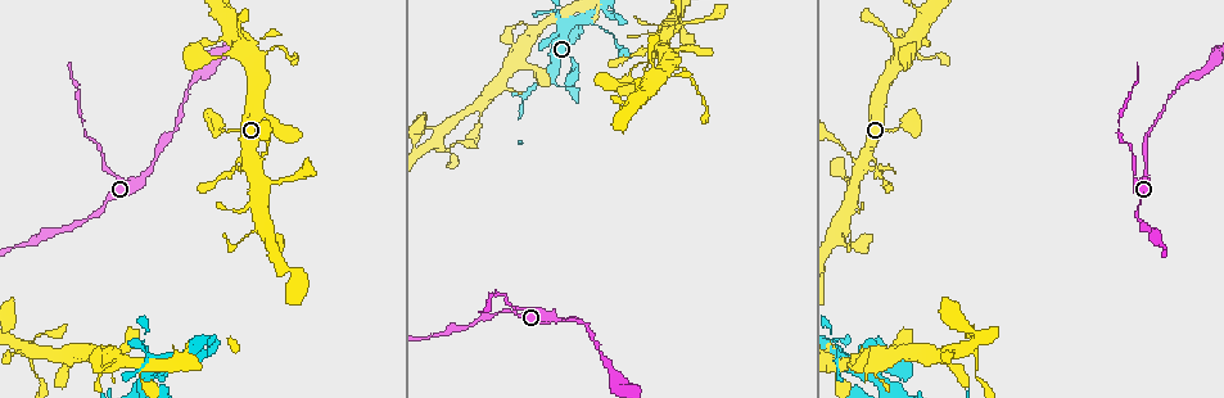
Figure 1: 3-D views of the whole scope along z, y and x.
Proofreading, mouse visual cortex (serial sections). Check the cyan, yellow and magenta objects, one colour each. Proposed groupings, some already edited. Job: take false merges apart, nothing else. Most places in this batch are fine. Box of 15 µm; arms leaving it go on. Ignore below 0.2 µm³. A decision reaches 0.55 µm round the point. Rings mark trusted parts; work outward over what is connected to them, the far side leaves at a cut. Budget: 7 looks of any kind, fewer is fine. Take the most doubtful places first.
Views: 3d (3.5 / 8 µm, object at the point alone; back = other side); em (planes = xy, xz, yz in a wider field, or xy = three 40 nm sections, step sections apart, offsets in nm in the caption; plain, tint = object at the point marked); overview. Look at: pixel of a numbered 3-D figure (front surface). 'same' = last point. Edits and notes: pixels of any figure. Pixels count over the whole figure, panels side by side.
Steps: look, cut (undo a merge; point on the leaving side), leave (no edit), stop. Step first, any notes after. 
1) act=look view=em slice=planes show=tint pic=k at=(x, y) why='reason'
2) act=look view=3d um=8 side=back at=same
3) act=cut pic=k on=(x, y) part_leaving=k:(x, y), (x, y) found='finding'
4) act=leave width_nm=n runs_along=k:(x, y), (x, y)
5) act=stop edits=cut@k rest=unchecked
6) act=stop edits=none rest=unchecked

act=look view=3d um=3.5 side=back pic=1 at=(148, 175)

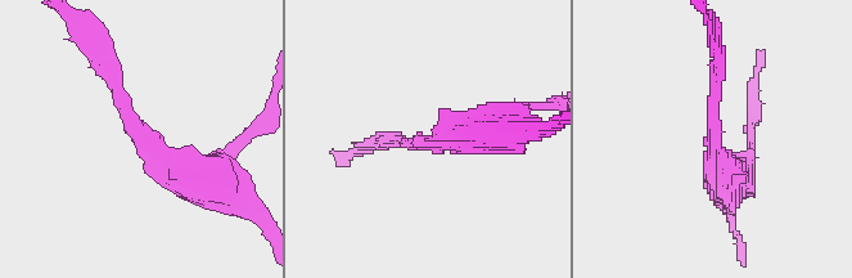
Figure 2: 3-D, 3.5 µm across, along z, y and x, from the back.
act=look view=em slice=xy step=2 show=tint pic=2 at=(715, 138) why='now the EM'

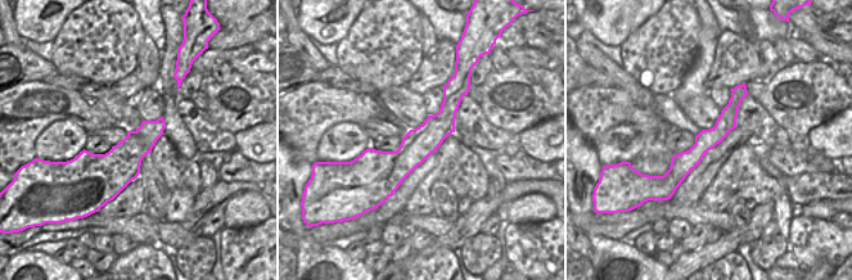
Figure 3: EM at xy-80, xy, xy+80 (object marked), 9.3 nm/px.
act=leave runs_along=2:(216, 182), (129, 122), (106, 67) found='all the same cell'

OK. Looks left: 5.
act=look view=3d um=3.5 pic=1 at=(860, 158) why='branch point'

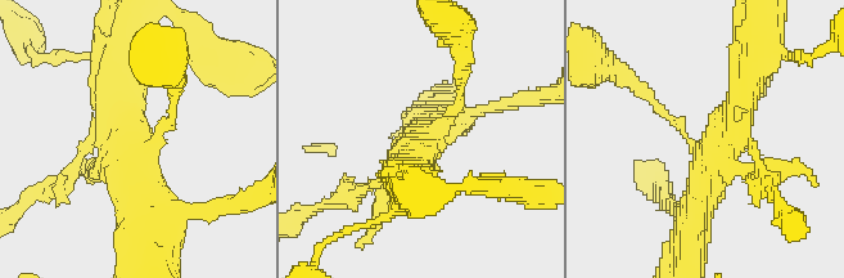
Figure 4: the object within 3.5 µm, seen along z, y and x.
act=look view=em slice=xy step=2 show=plain pic=4 at=(704, 147)

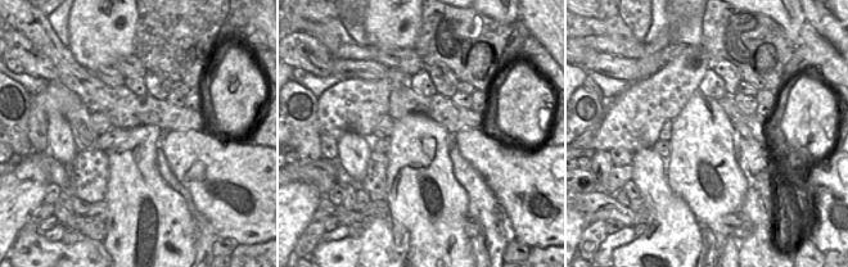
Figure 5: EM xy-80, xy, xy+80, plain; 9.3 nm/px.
act=look view=em slice=xy step=2 show=tint at=same

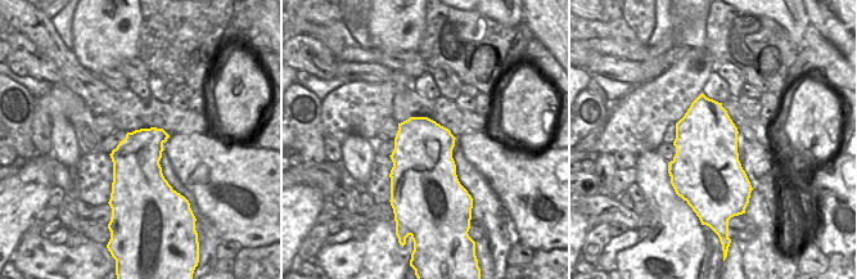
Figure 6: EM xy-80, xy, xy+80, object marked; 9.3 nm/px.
act=leave runs_along=4:(749, 76), (690, 231) found='one cell here'

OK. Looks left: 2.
act=look view=em slice=xy step=3 show=tint pic=1 at=(585, 21) why='thick turns thin'

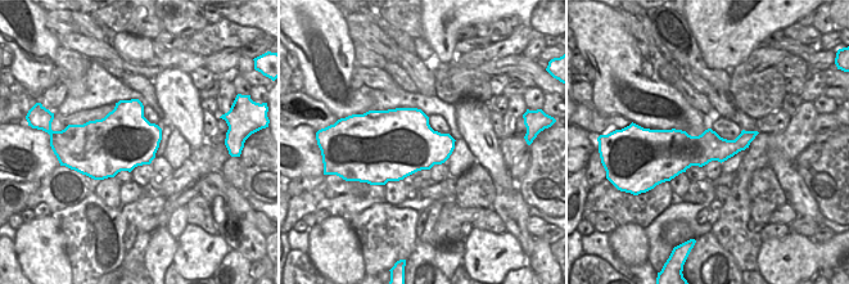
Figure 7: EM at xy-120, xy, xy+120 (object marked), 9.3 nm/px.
act=look view=3d um=3.5 at=same

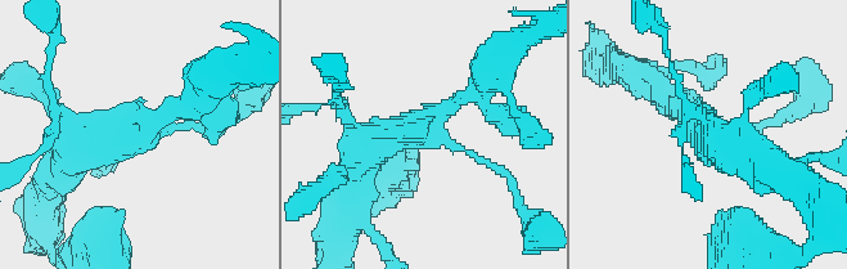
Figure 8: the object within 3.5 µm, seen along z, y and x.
act=leave width_nm=650 runs_along=8:(357, 166), (483, 88) found='continuous, no second cell'

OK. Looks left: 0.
act=stop edits=none rest=unchecked

